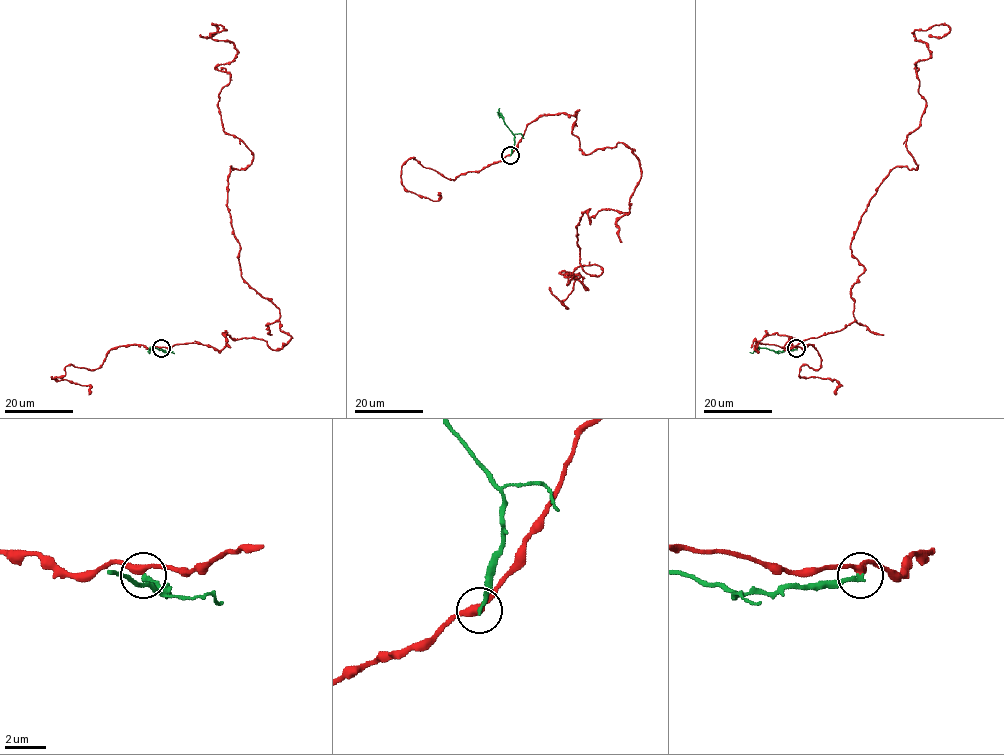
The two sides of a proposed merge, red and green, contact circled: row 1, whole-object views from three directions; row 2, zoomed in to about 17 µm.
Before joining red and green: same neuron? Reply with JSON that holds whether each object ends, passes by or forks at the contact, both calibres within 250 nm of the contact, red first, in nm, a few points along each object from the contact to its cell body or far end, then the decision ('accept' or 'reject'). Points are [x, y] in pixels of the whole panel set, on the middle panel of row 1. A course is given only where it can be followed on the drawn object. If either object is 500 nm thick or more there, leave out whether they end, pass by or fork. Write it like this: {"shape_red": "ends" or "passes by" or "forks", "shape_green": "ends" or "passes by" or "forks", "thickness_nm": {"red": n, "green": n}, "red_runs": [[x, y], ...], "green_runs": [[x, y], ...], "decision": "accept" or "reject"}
{"shape_red": "passes by", "shape_green": "ends", "thickness_nm": {"red": 320, "green": 200}, "red_runs": [[510, 155], [570, 114], [639, 161], [629, 213], [577, 225], [603, 271], [549, 287]], "green_runs": [[510, 155], [514, 135], [498, 113], [499, 108]], "decision": "reject"}

